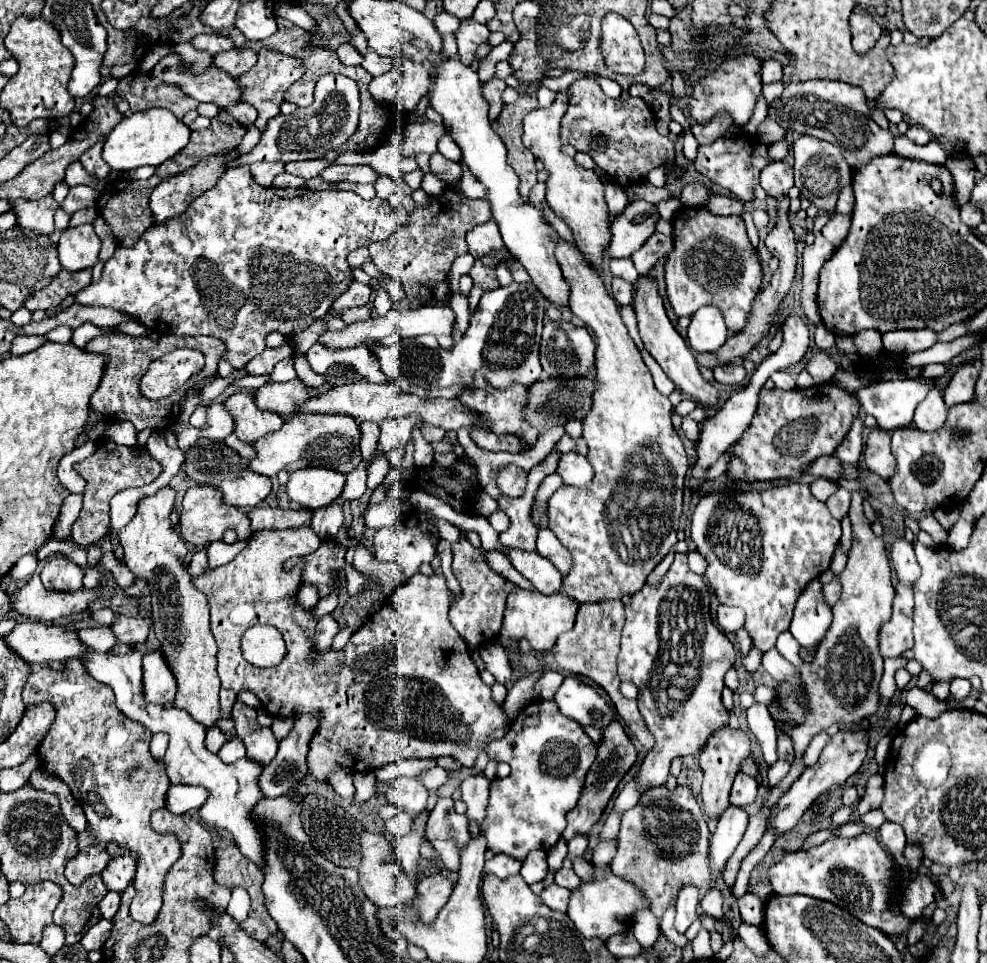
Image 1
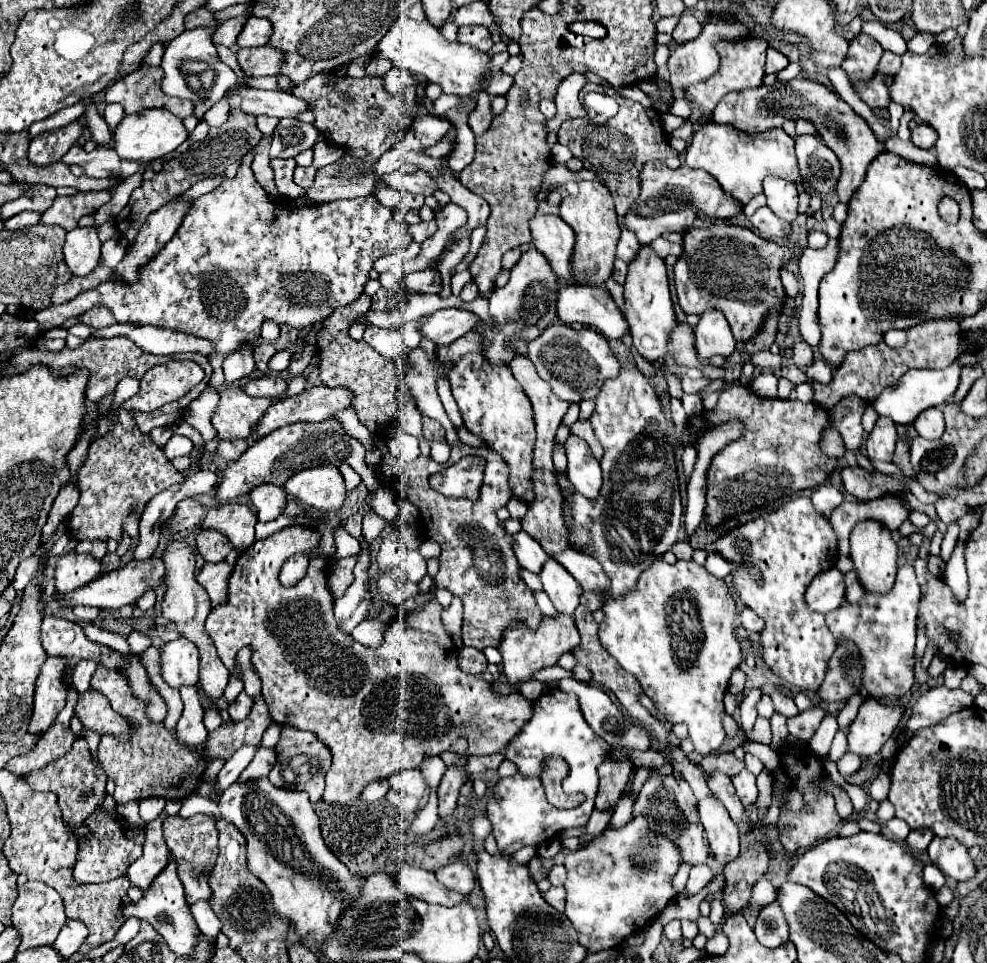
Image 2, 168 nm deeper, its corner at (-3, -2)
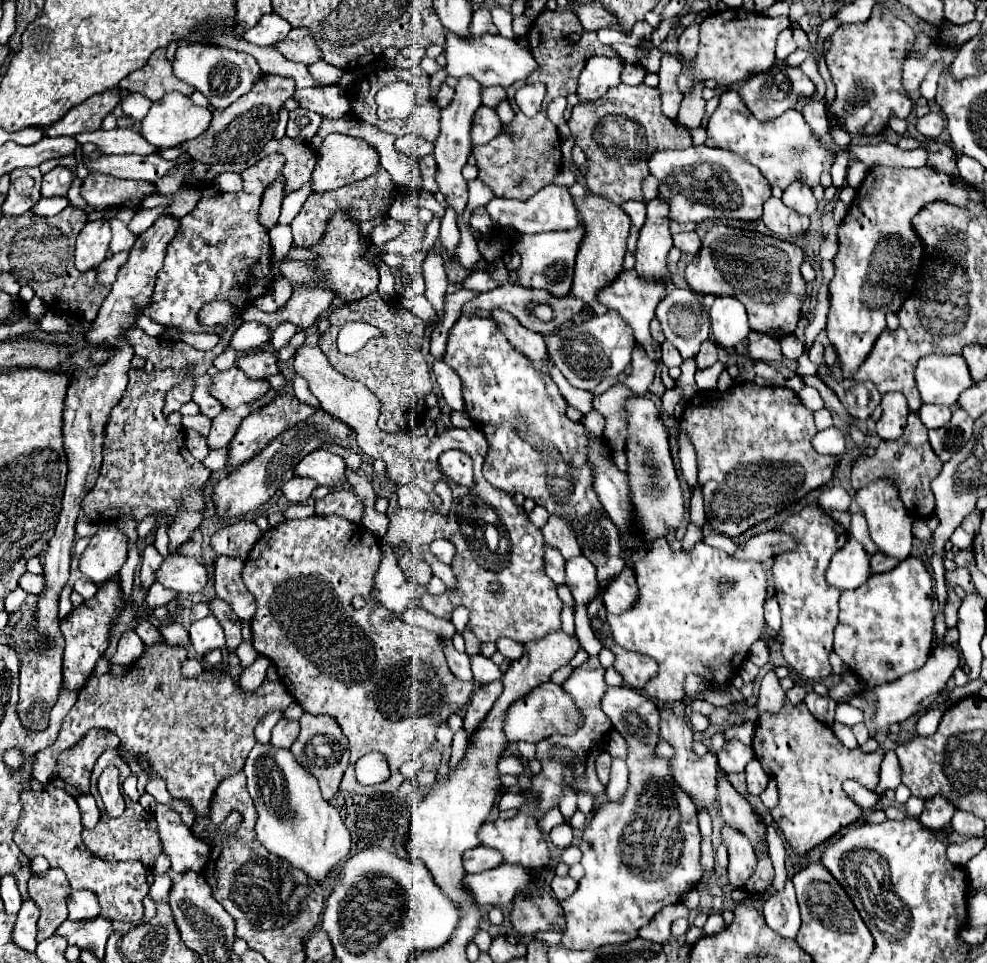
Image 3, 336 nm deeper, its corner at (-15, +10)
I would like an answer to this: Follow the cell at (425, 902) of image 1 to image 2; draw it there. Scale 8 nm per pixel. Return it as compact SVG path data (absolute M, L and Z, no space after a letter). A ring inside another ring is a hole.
M463 863L443 865L435 871L435 877L447 889L455 889L457 893L463 893L463 895L469 895L473 891L473 885L475 885L475 877L473 877L471 869Z

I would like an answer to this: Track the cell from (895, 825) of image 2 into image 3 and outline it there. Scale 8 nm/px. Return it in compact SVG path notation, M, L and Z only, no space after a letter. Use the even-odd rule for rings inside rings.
M909 797L909 801L905 803L905 811L907 811L907 817L915 817L915 819L919 819L919 815L921 815L921 811L923 811L923 799L919 799L919 797Z

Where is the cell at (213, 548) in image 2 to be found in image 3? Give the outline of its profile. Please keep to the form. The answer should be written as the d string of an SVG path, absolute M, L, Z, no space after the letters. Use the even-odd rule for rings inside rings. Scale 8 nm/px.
M237 520L225 525L225 527L221 527L211 537L211 545L213 545L217 555L247 559L249 551L259 541L259 537L261 537L261 529L255 523Z

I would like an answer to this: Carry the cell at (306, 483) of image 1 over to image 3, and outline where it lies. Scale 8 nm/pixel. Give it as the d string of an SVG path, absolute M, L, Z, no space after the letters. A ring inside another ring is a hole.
M315 449L295 469L297 477L311 477L319 485L339 487L345 483L345 461L327 449Z

